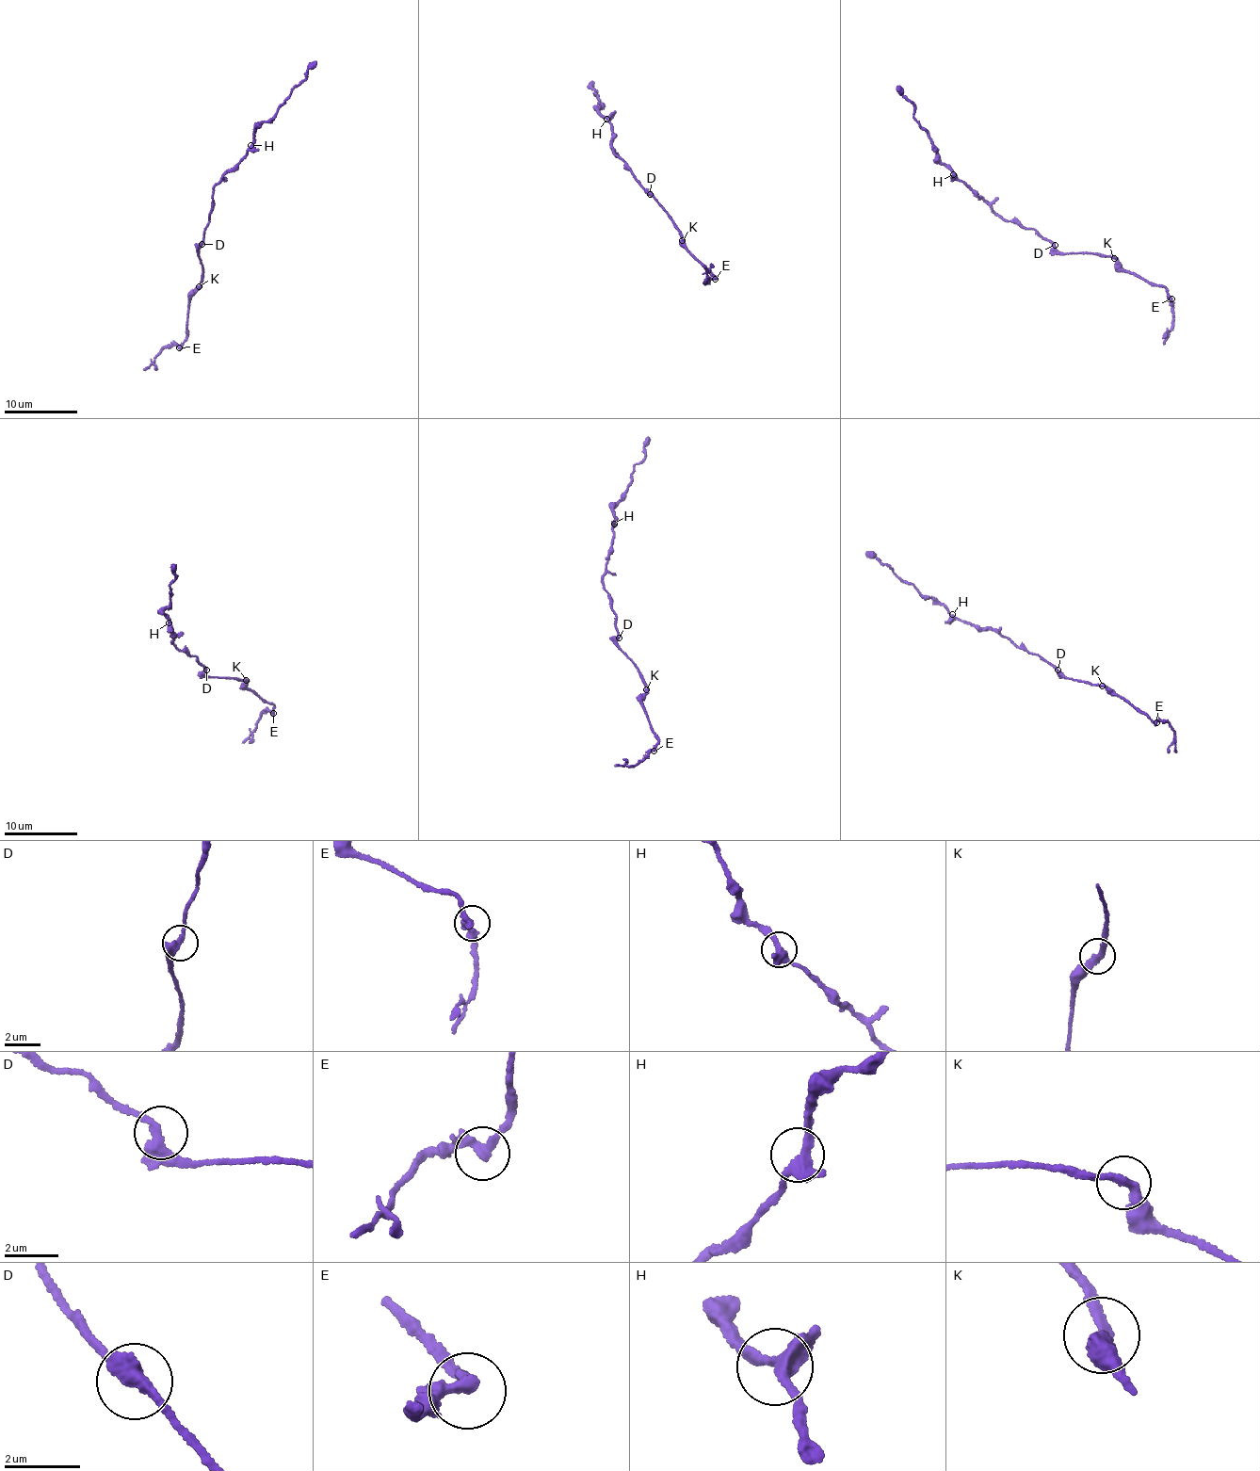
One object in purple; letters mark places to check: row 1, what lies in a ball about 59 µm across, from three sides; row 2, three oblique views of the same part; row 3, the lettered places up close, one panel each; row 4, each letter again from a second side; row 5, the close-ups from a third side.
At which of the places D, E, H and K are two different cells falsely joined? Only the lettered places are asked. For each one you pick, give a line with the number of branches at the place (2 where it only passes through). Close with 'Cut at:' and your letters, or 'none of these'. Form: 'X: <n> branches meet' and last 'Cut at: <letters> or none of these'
Cut at: none of these

